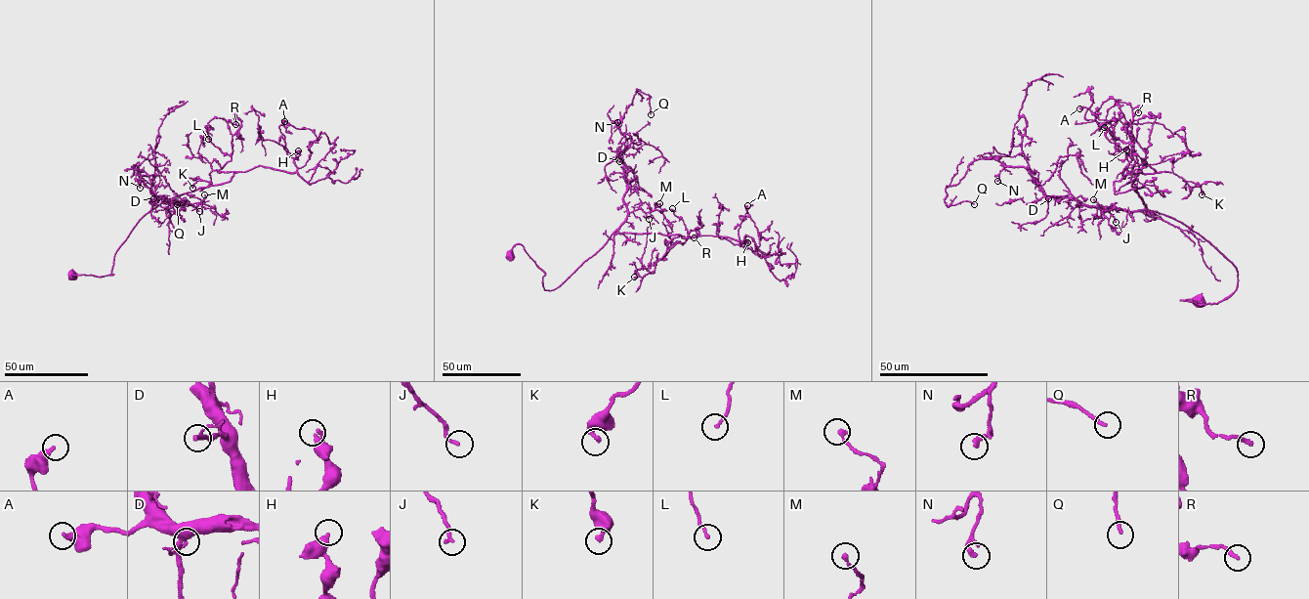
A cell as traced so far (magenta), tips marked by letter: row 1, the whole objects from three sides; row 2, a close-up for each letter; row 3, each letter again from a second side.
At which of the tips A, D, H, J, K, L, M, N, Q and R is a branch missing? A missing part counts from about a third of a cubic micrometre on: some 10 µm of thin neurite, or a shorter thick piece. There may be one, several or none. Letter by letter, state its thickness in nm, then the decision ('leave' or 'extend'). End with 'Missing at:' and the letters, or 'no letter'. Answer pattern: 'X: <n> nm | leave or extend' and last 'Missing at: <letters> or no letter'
A: 380 nm | leave
D: 170 nm | leave
H: 480 nm | leave
J: 200 nm | leave
K: 360 nm | leave
L: 160 nm | leave
M: 240 nm | leave
N: 240 nm | leave
Q: 200 nm | leave
R: 240 nm | leave
Missing at: no letter

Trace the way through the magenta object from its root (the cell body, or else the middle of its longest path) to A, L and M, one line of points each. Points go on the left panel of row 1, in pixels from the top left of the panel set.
A: (72, 275), (113, 275), (117, 249), (165, 200), (260, 165), (295, 172), (279, 127), (284, 121)
L: (72, 275), (112, 275), (145, 214), (231, 180), (218, 172), (232, 151), (226, 120), (208, 122), (208, 139)
M: (72, 275), (112, 275), (116, 250), (145, 214), (161, 202), (201, 203), (204, 194)

